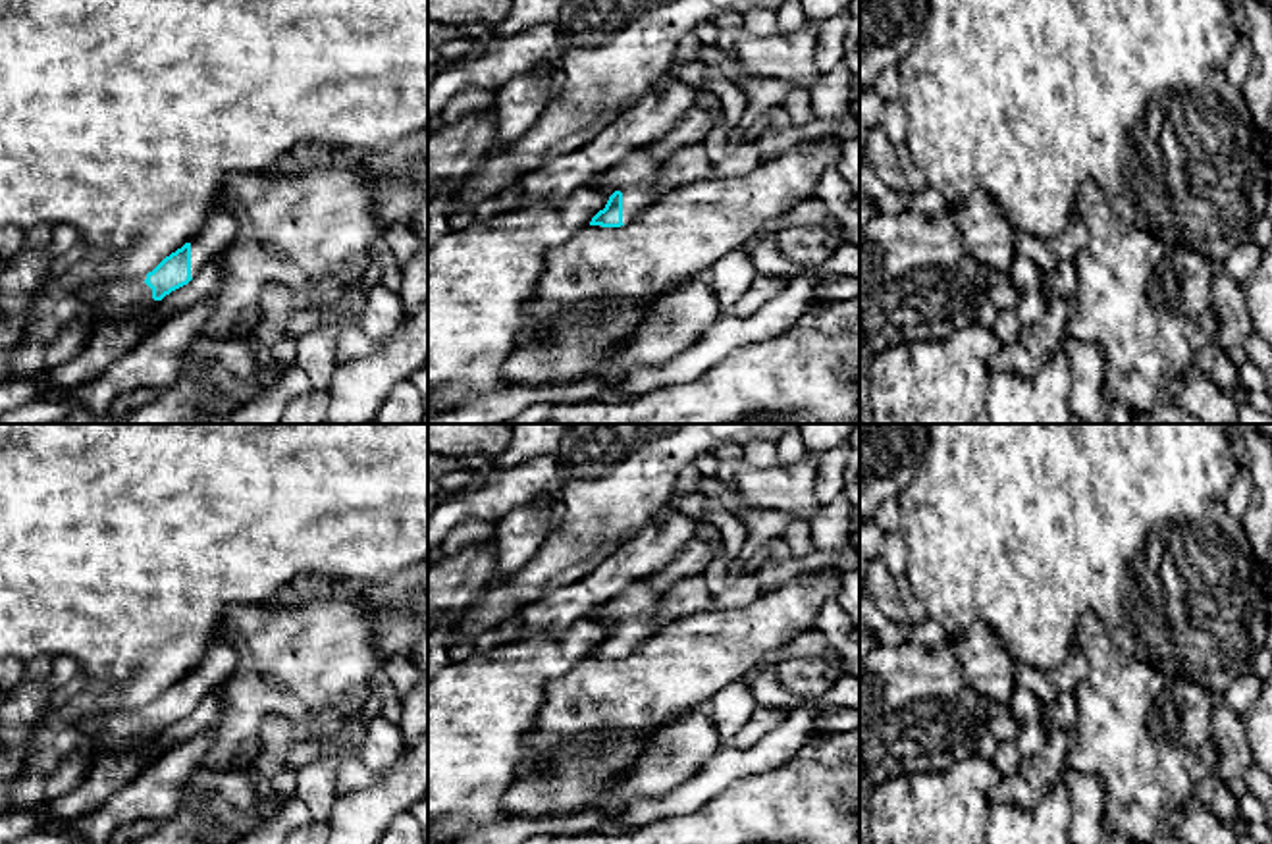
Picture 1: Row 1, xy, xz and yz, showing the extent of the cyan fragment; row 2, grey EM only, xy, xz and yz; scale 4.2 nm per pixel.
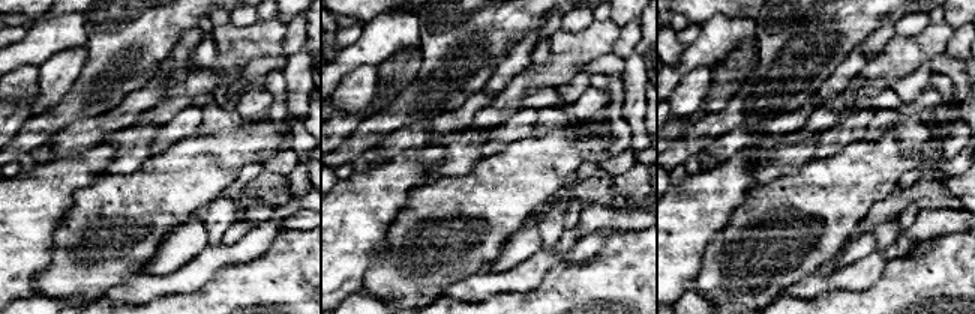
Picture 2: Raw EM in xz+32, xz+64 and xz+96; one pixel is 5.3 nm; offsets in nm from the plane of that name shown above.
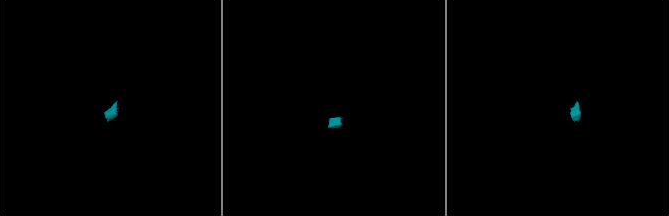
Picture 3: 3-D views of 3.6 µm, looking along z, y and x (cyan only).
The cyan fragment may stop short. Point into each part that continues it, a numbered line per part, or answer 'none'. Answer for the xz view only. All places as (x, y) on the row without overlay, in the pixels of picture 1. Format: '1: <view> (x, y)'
1: xz (635, 607)

